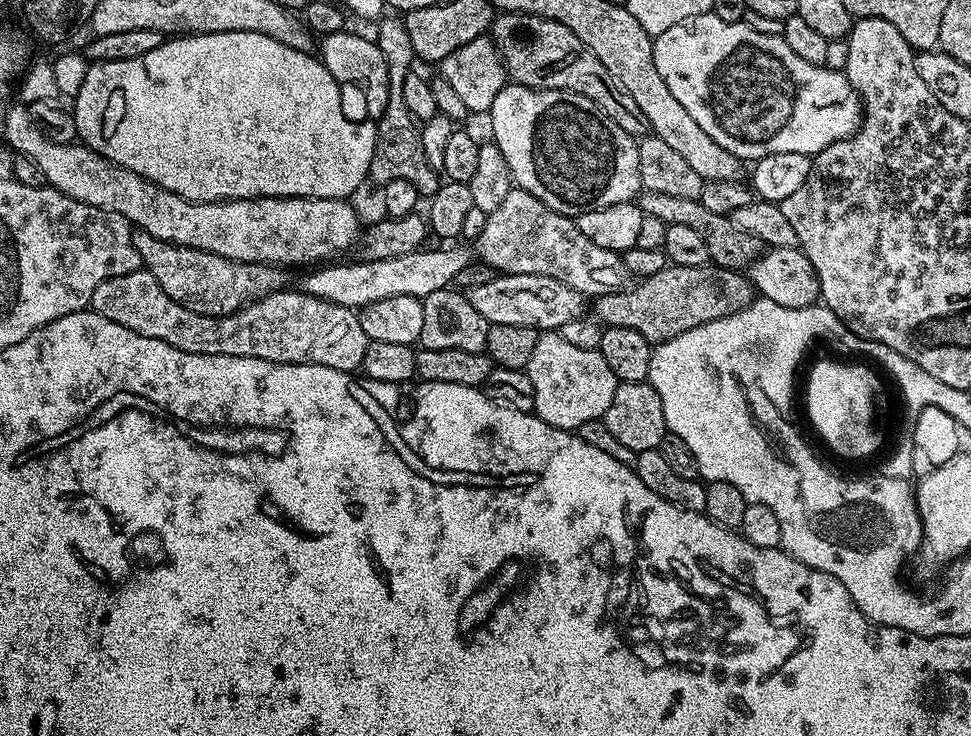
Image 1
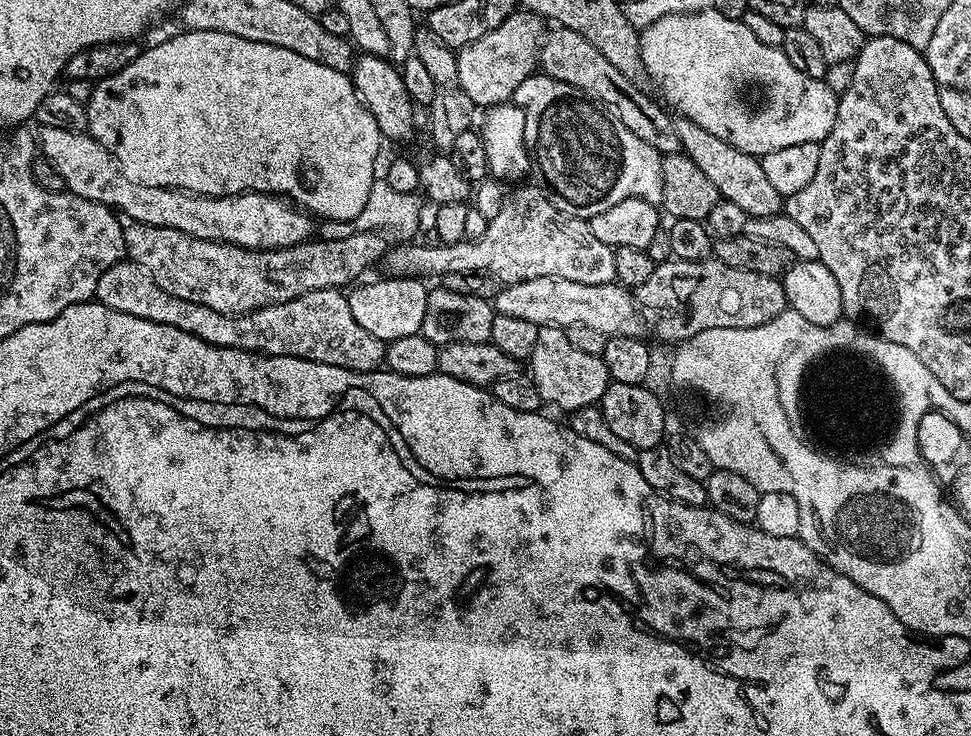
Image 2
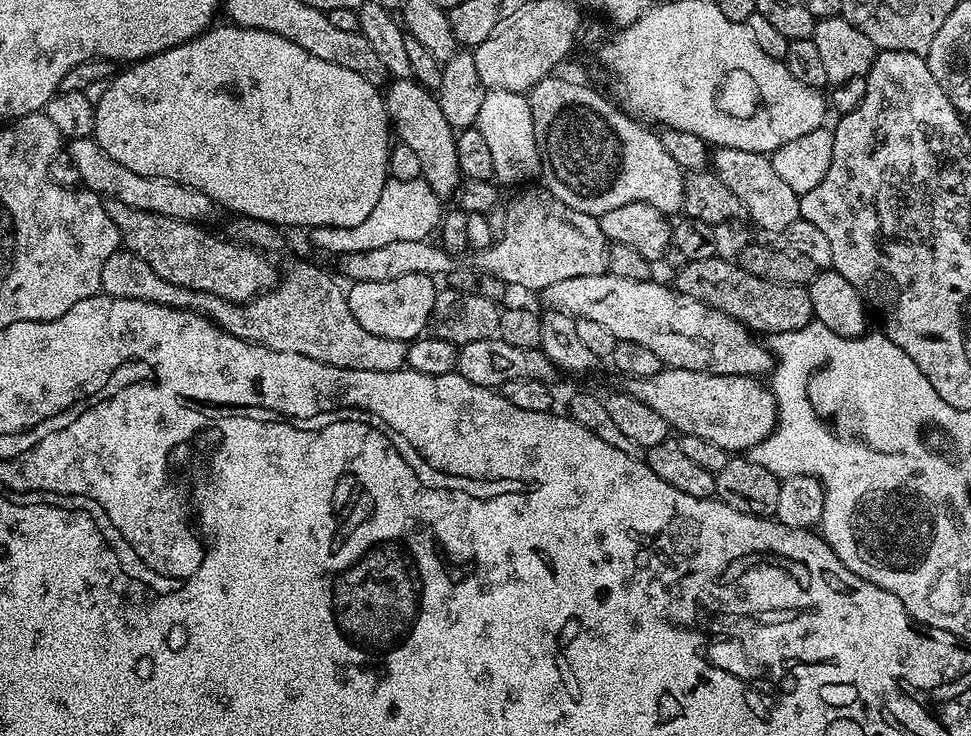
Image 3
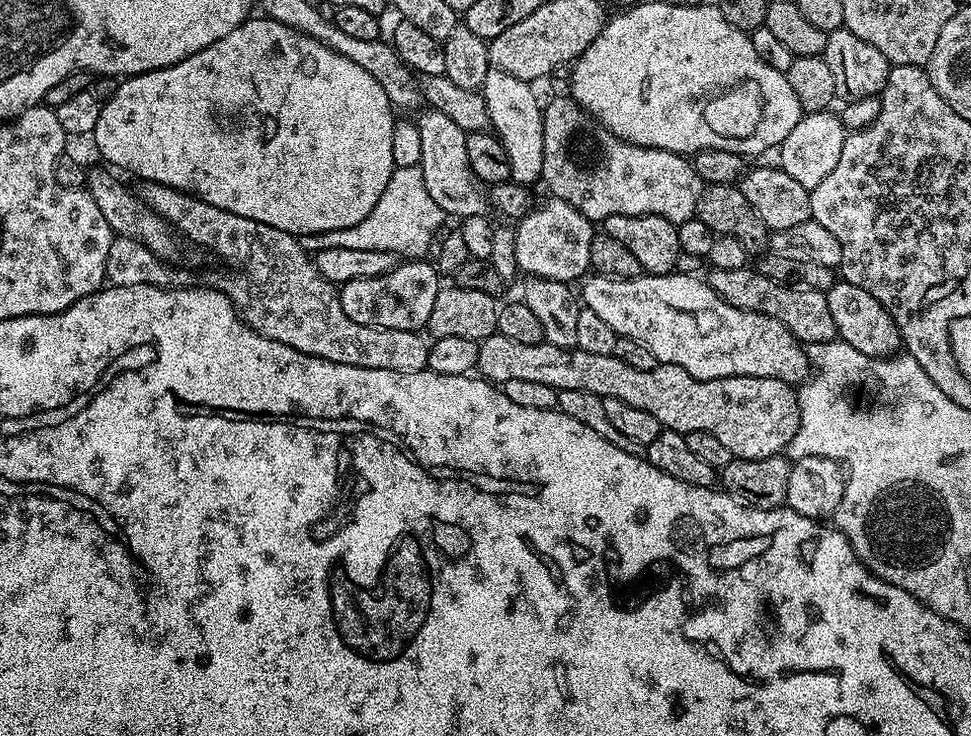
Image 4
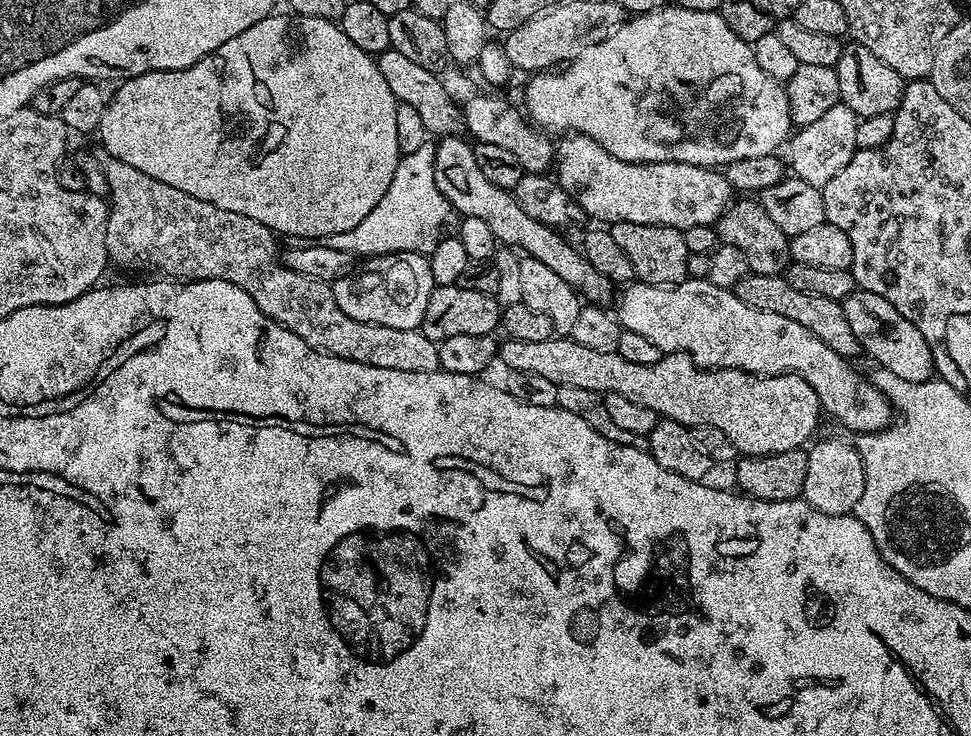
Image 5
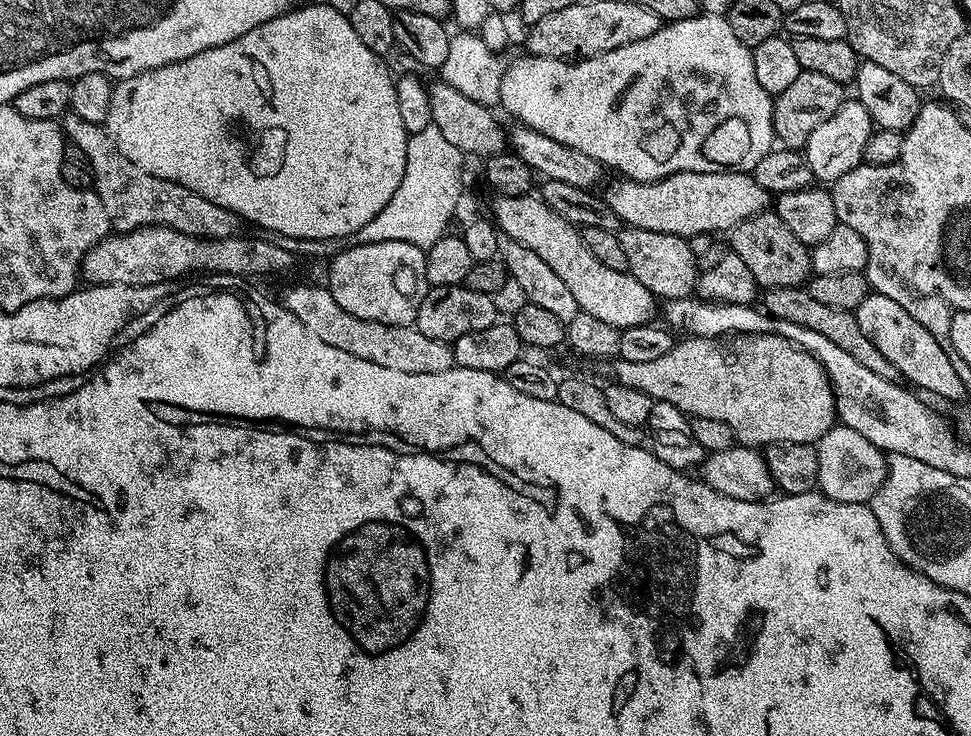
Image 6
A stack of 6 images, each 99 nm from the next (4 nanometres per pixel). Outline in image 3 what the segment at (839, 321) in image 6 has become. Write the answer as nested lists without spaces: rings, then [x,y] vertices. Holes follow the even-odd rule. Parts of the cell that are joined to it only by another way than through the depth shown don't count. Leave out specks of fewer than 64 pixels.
[[[718,255],[702,258],[702,262],[687,261],[687,264],[674,272],[674,278],[677,292],[716,308],[722,314],[734,317],[739,324],[751,328],[756,334],[793,332],[813,323],[814,320],[807,287],[754,278],[754,274],[746,274],[746,270],[742,270],[739,263],[723,260]]]

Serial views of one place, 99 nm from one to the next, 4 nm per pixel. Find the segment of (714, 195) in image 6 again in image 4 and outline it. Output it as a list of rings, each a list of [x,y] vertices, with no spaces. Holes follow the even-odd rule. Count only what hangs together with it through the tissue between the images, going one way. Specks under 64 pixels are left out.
[[[571,95],[556,96],[549,104],[543,105],[544,113],[544,157],[542,158],[542,170],[544,171],[543,183],[548,183],[548,188],[553,197],[557,200],[565,200],[570,206],[574,206],[574,210],[578,210],[583,216],[593,222],[603,222],[606,218],[610,218],[614,214],[630,214],[631,216],[641,216],[642,214],[658,214],[662,218],[666,218],[671,224],[681,224],[687,220],[693,219],[696,214],[696,207],[700,201],[700,195],[704,193],[705,183],[701,180],[696,172],[696,167],[692,165],[691,159],[687,155],[678,152],[667,152],[666,150],[658,150],[657,148],[647,148],[646,146],[634,146],[630,142],[626,142],[622,138],[615,136],[609,128],[604,127],[599,120],[592,117],[589,112],[585,112],[581,108],[577,100],[572,99]]]

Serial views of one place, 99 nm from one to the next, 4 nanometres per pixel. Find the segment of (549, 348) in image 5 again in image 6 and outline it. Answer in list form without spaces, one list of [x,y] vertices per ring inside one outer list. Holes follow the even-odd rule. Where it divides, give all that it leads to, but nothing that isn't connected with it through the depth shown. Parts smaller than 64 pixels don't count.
[[[774,332],[736,334],[727,342],[710,336],[685,335],[677,339],[672,349],[651,362],[611,361],[611,379],[622,386],[642,390],[652,401],[670,402],[691,418],[715,418],[734,430],[736,444],[757,450],[778,442],[798,442],[815,445],[837,423],[836,399],[826,370],[811,354],[802,351]]]

